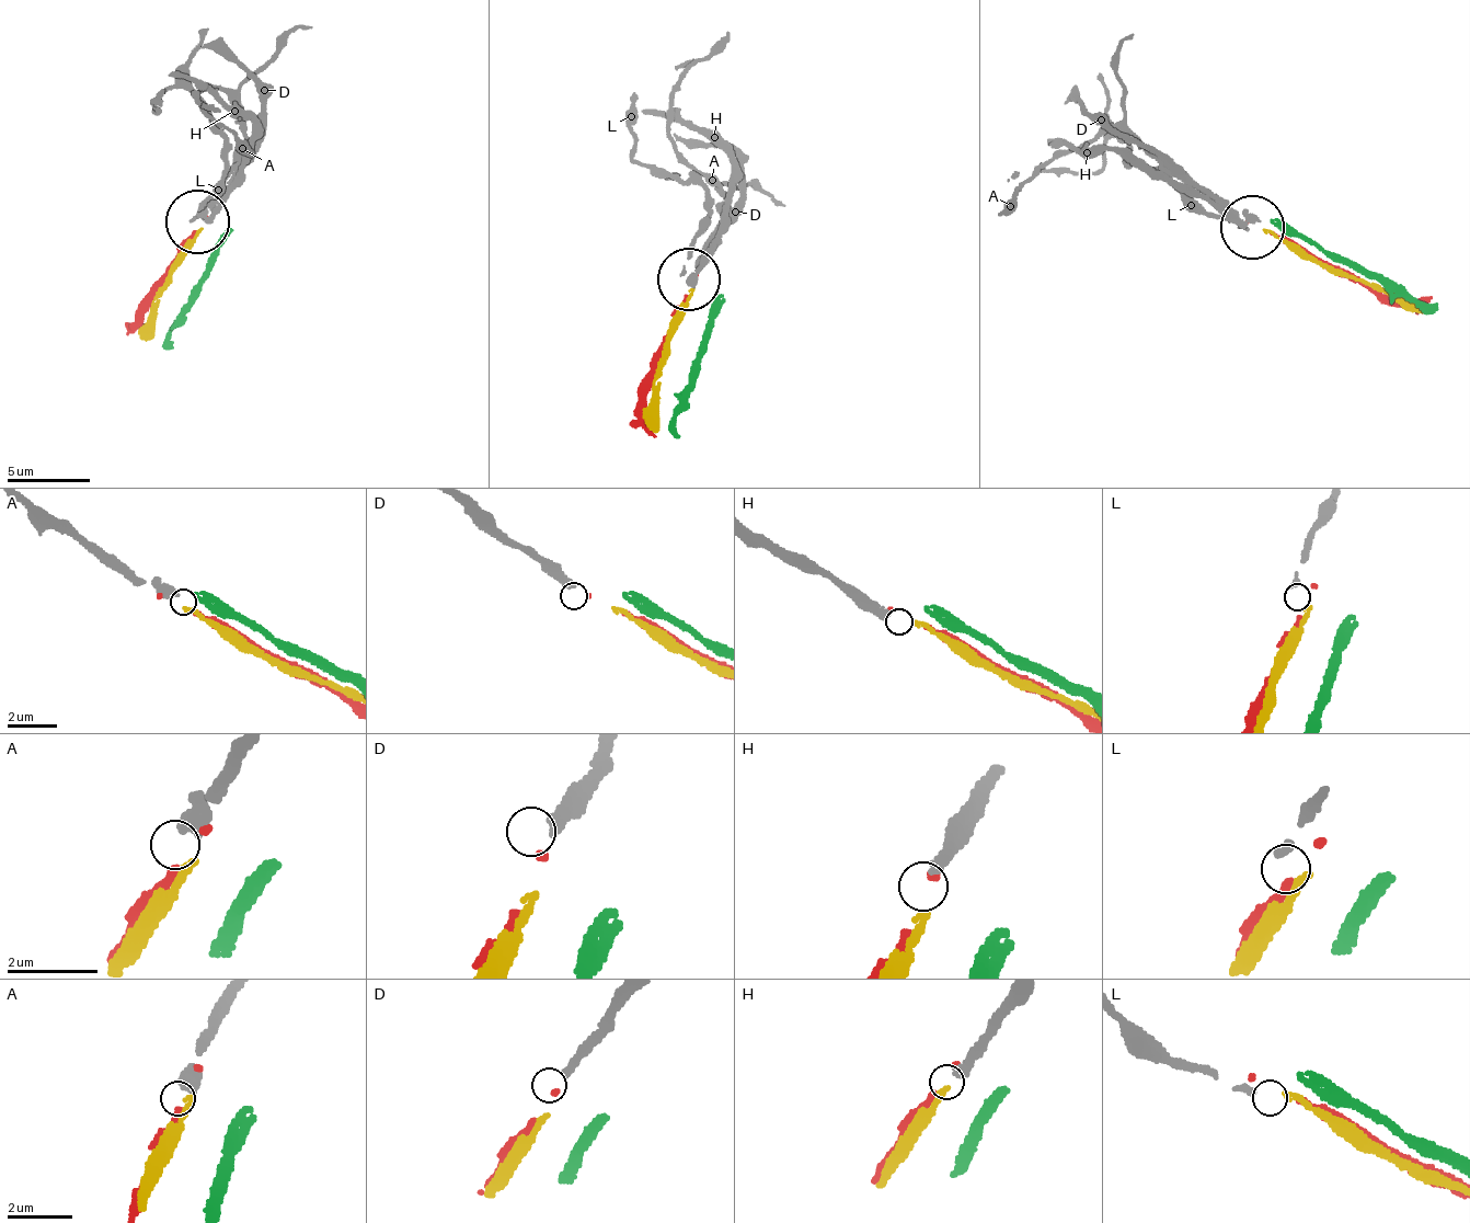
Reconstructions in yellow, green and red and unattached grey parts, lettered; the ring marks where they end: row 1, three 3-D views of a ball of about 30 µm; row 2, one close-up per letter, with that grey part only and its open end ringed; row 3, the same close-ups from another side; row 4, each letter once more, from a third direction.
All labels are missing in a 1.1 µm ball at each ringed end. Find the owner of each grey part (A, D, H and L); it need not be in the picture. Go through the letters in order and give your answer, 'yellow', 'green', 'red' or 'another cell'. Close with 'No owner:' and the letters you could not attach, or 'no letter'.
A: another cell
D: red
H: yellow
L: another cell
No owner: A, L

